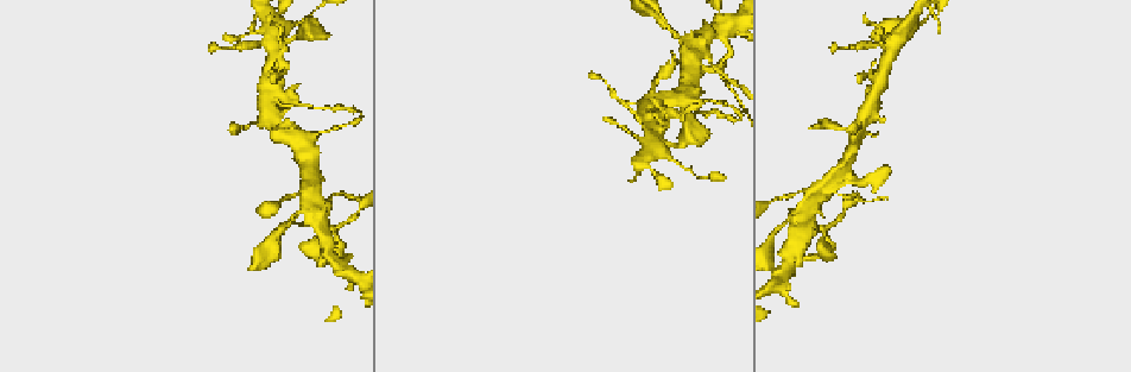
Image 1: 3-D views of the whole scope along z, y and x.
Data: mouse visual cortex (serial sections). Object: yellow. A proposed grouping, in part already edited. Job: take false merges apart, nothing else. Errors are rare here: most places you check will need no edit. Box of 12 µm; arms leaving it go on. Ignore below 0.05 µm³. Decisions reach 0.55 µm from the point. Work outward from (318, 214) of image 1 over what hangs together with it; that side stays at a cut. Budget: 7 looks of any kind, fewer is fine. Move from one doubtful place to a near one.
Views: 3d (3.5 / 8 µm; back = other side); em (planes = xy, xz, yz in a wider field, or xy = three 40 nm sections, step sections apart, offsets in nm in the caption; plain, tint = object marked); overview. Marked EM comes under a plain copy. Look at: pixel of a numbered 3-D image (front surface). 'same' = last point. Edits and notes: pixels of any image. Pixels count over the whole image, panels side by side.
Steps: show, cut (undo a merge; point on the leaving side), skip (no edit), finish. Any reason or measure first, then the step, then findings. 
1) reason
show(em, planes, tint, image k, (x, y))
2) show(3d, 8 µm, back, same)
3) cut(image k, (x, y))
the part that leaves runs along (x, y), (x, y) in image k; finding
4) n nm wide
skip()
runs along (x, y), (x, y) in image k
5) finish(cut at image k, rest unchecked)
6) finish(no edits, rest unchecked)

arms part here
show(3d, 8 µm, image 1, (721, 34))

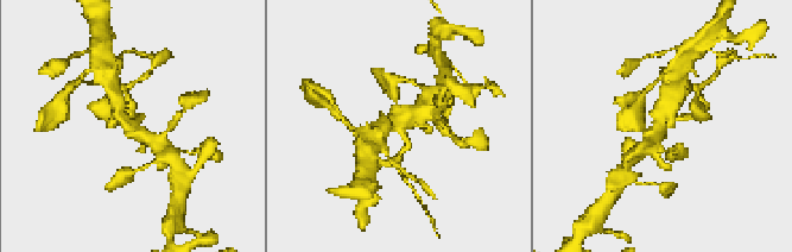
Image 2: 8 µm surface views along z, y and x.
closer look
show(3d, 3.5 µm, image 2, (132, 124))

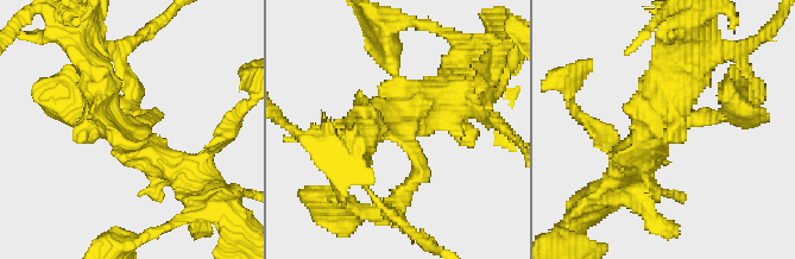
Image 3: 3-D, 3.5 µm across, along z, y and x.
skip()
runs along (93, 69), (100, 113), (184, 171) in image 3; all the same cell

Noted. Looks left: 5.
three arms meet
show(3d, 3.5 µm, image 1, (280, 130))

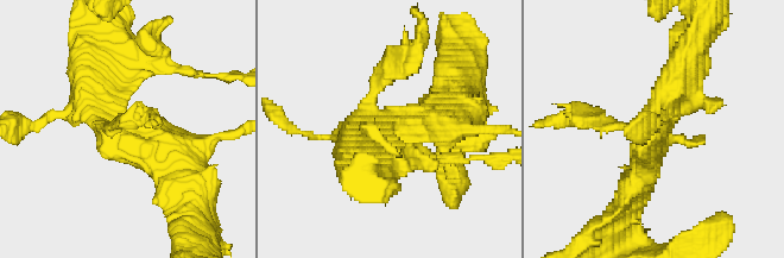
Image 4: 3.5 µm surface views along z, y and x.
show(em, xy, step 5, tint, image 4, (390, 127))

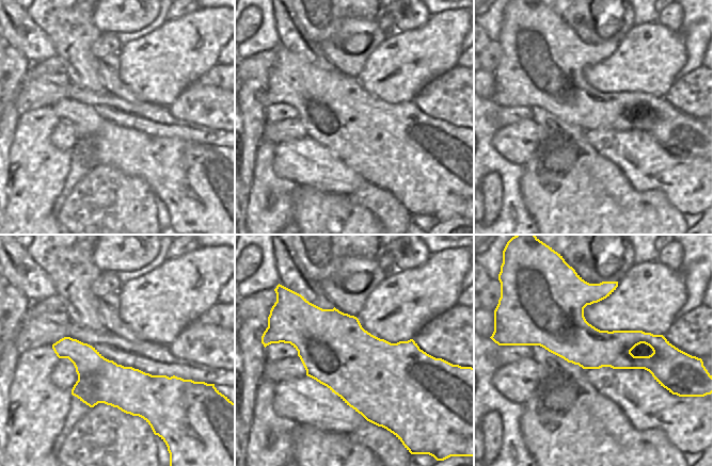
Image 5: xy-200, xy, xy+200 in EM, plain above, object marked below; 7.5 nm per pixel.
show(em, planes, tint, same)

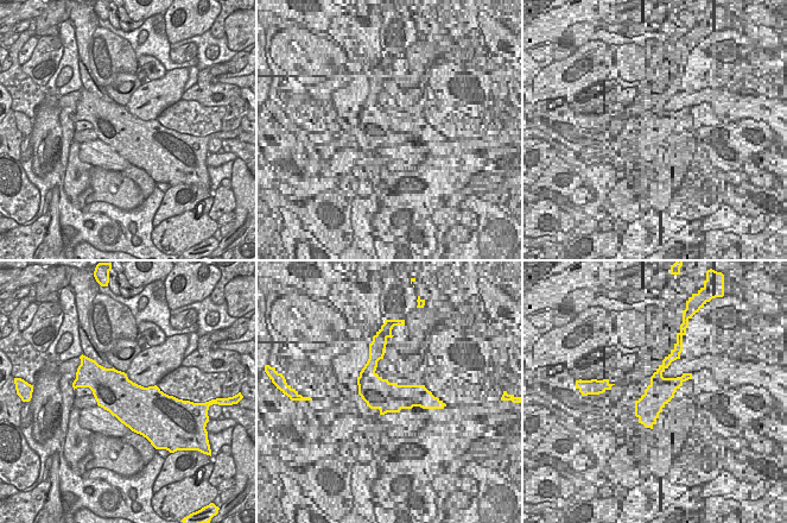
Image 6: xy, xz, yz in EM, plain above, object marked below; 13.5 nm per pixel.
skip()
runs along (188, 175), (105, 109), (89, 65) in image 4; all the same cell

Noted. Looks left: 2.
finish(no edits, rest unchecked)

